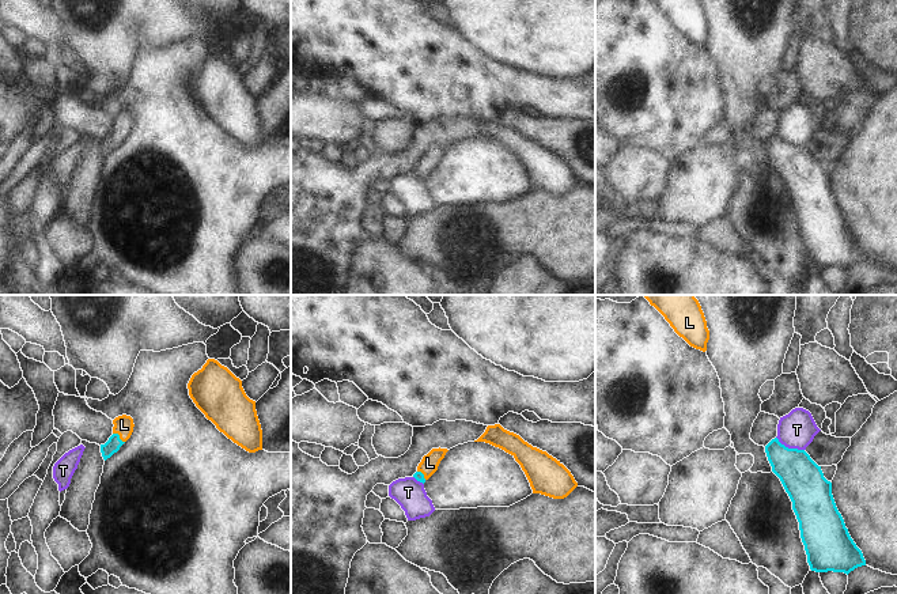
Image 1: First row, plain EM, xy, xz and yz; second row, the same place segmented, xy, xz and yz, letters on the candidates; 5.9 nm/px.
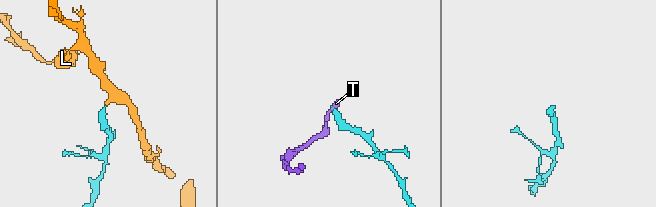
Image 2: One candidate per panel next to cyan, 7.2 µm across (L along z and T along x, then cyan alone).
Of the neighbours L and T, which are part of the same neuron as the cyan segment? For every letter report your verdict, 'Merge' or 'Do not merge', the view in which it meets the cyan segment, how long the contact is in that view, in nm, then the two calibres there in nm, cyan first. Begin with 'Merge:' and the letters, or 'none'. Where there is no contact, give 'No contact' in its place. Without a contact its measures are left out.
Merge: L
L: Merge. Touches cyan in xy. Shared border 90 nm. Thickness 90 nm (cyan) against 110 nm
T: Do not merge. Touches cyan in yz. Shared border 190 nm. Thickness 240 nm (cyan) against 220 nm

